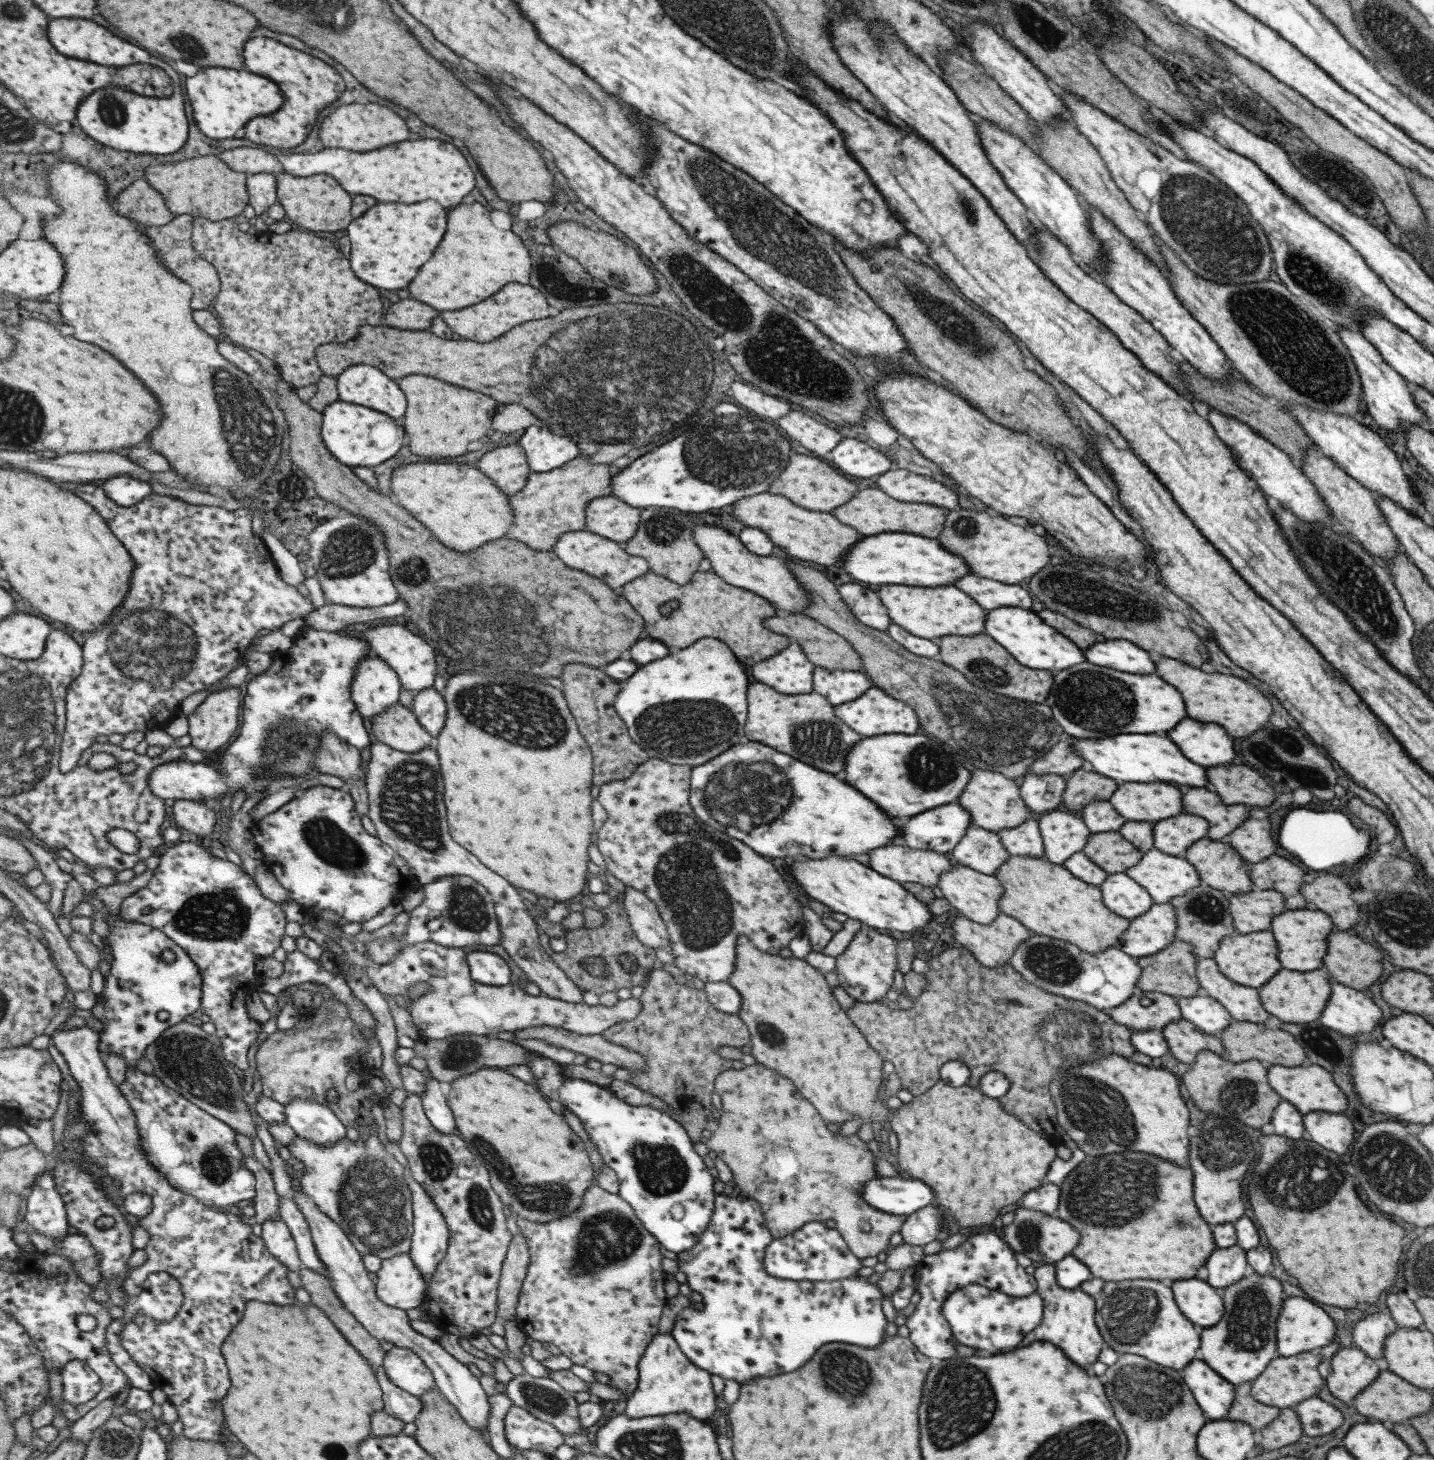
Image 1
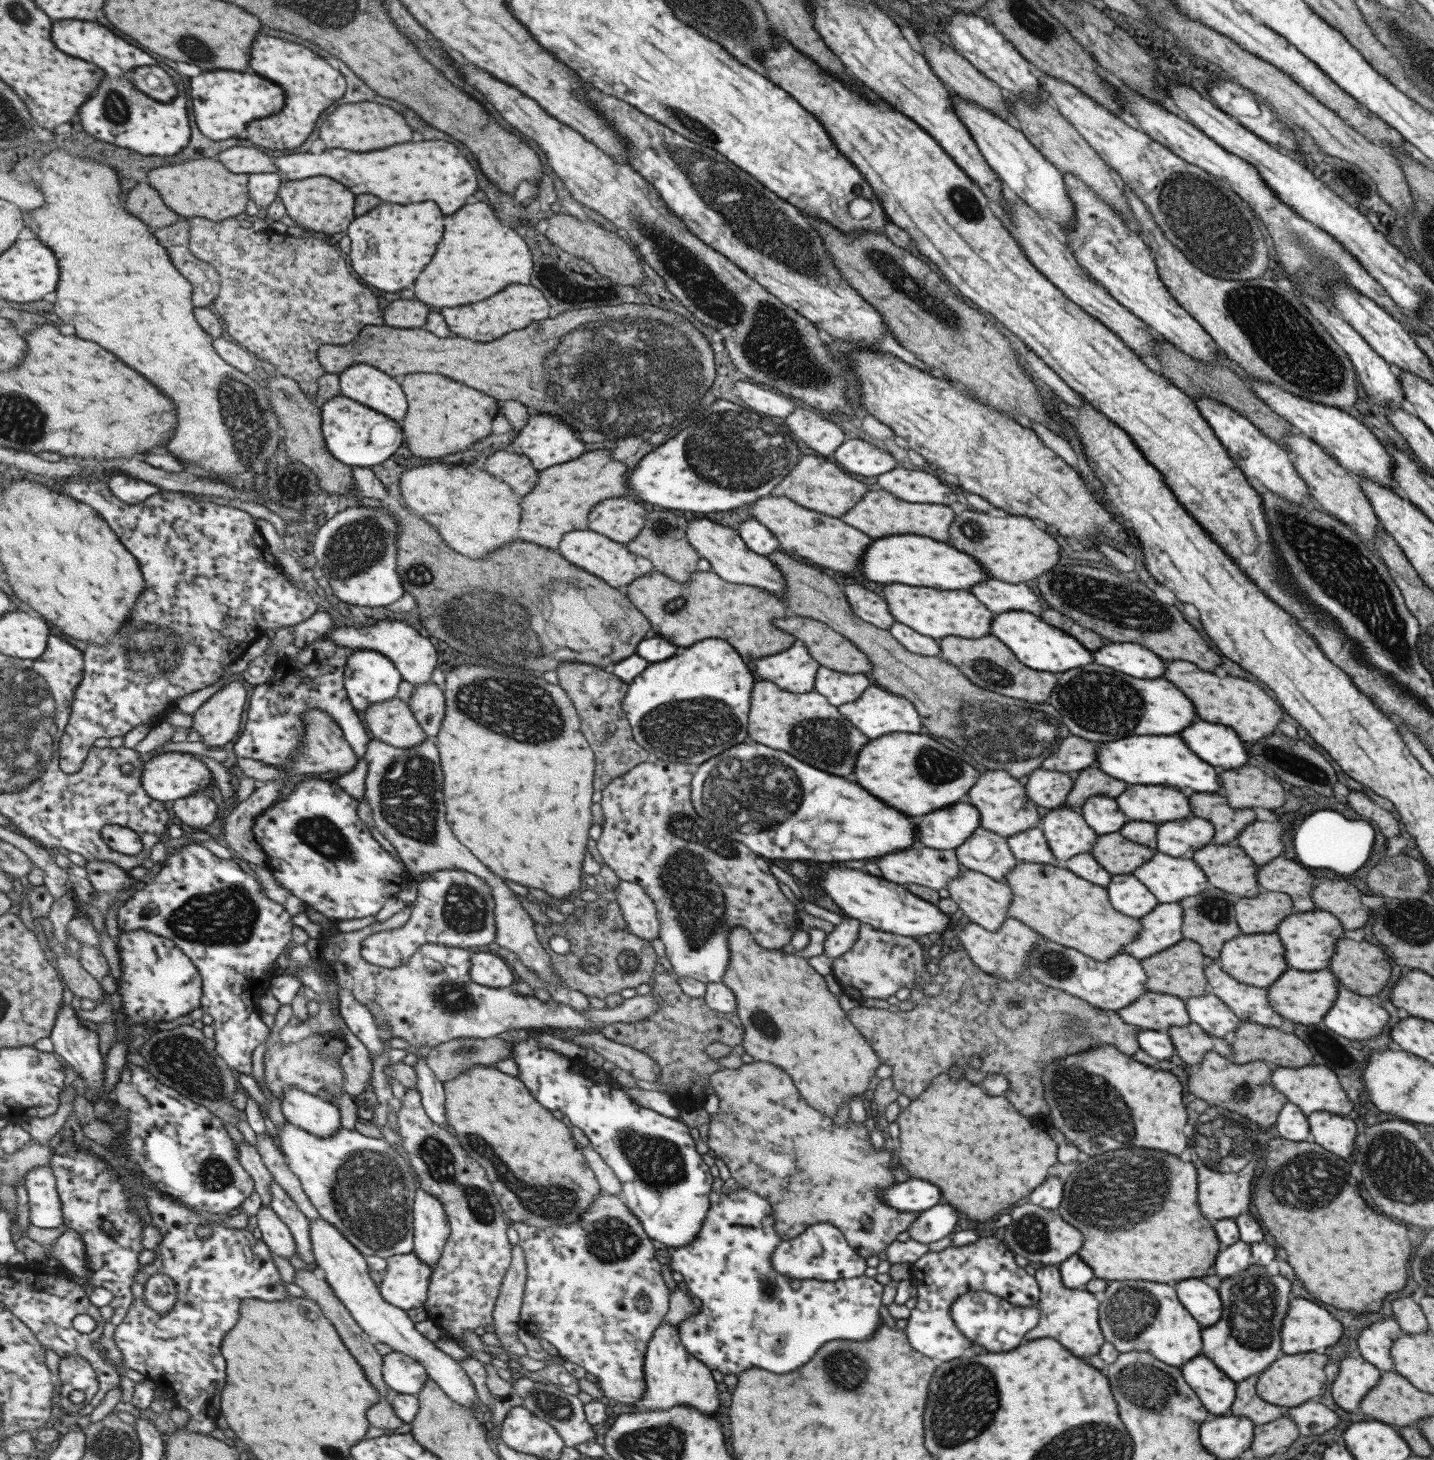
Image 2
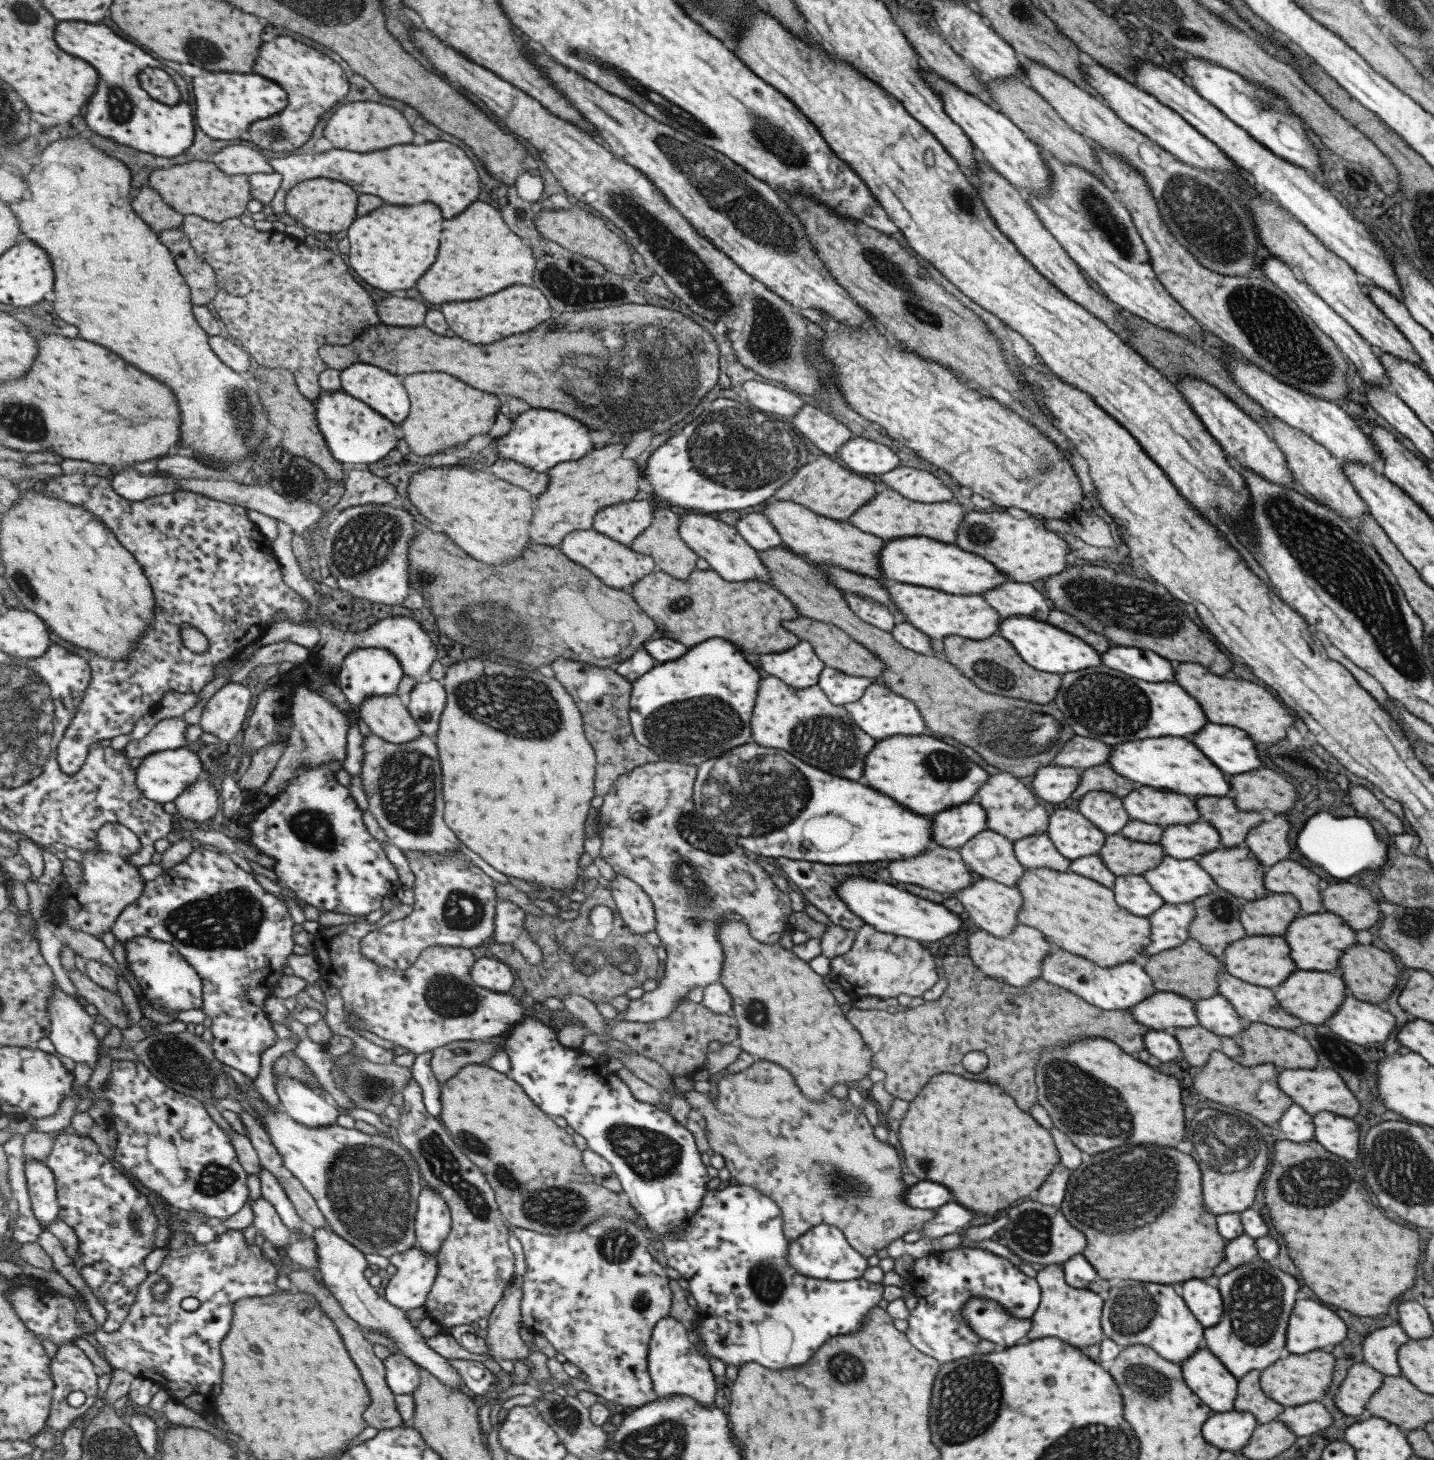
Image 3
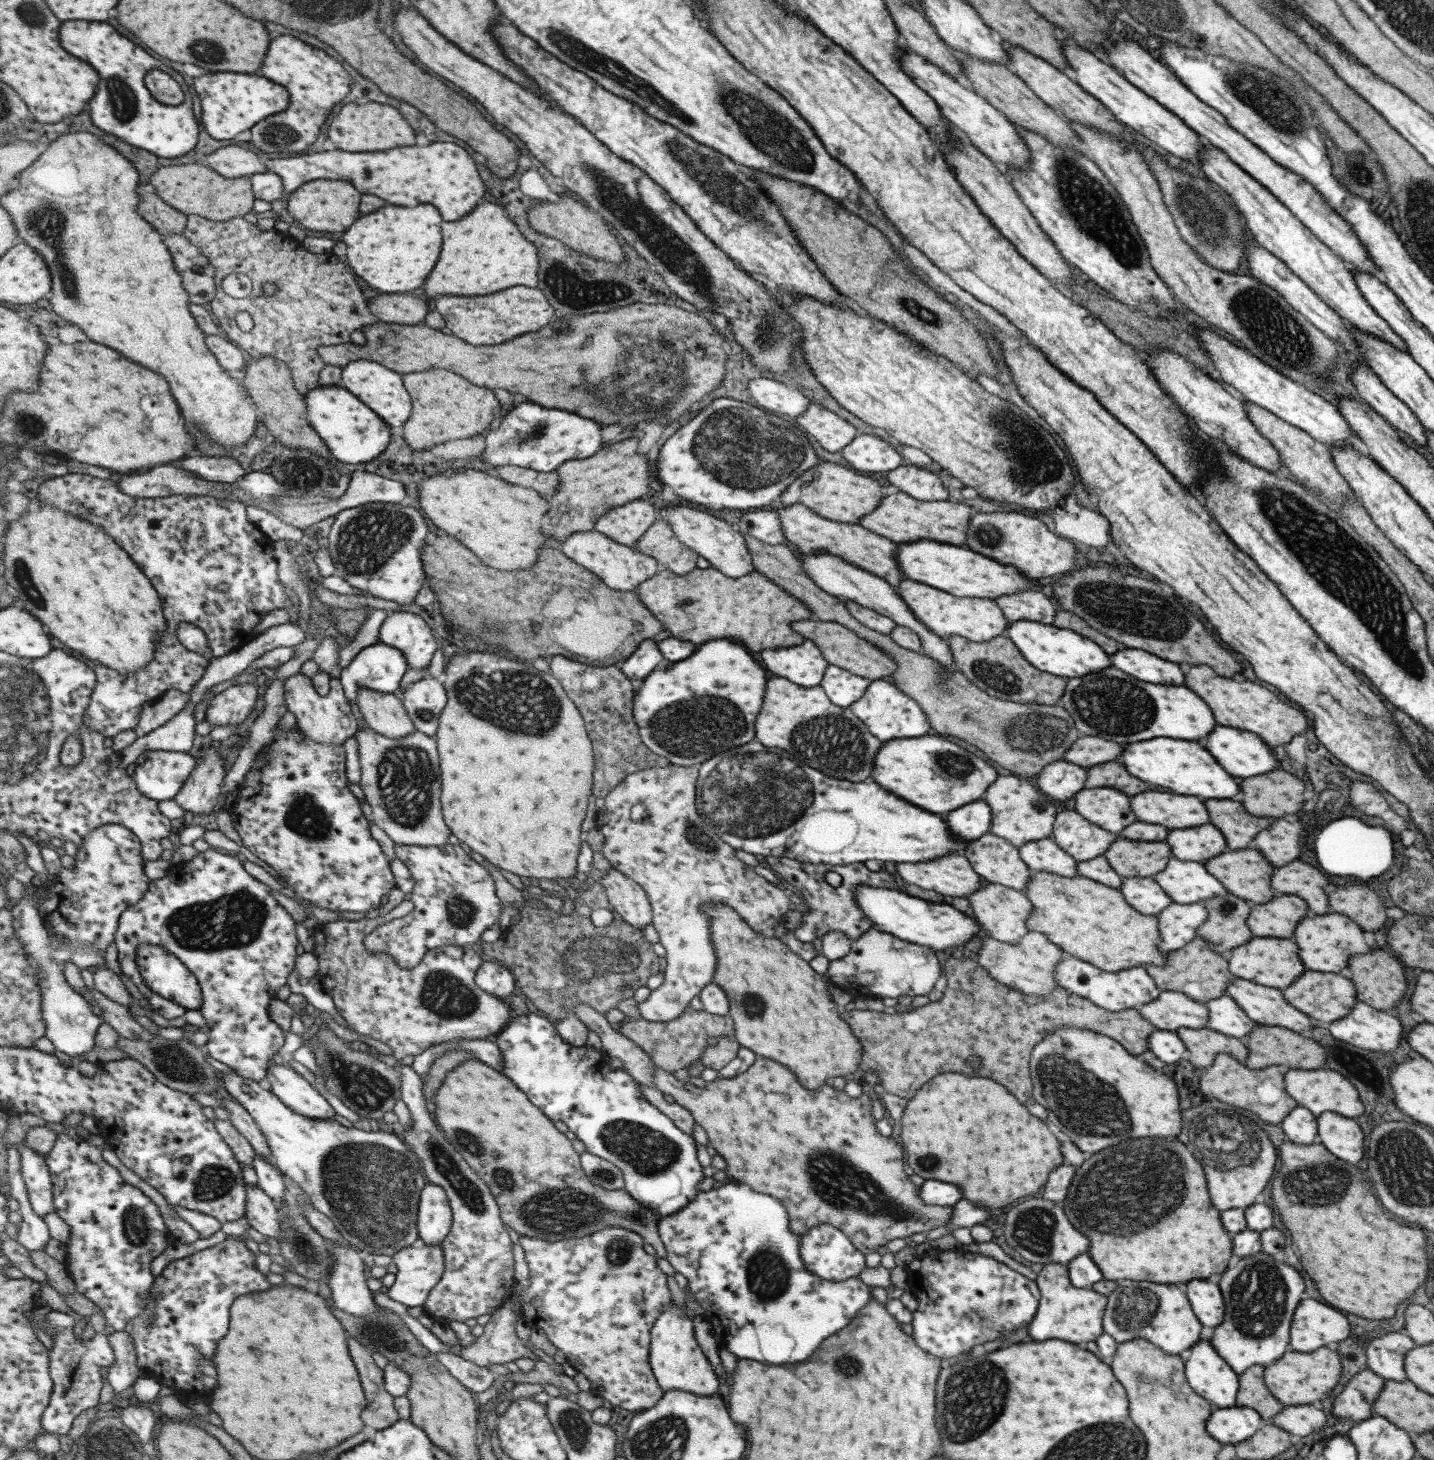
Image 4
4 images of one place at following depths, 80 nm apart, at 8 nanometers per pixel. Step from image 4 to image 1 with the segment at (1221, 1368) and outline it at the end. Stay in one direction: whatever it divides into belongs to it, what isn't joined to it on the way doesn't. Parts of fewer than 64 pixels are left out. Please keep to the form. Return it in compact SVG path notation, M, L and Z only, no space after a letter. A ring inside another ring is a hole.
M1199 1358L1186 1364L1181 1375L1207 1420L1223 1419L1234 1399L1234 1384L1222 1379Z

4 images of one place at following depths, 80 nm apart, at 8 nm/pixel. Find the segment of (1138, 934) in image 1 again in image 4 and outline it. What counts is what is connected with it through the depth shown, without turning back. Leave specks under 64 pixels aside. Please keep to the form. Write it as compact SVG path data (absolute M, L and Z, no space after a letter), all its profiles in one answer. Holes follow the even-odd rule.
M1171 903L1156 915L1160 943L1159 952L1167 954L1185 946L1196 937L1197 929L1206 919L1206 912L1201 903Z

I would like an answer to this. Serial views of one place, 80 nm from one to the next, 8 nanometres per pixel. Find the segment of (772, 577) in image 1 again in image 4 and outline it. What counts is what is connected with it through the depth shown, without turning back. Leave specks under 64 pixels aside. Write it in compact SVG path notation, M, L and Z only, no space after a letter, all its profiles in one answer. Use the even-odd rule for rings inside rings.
M672 501L659 505L659 517L664 518L671 525L681 542L698 552L700 556L710 562L711 566L718 568L728 577L739 578L747 575L748 572L755 571L752 557L749 556L747 544L744 543L744 537L741 536L739 529L725 523L725 520L713 516L709 511L694 508L693 504L681 503L673 506L671 503Z

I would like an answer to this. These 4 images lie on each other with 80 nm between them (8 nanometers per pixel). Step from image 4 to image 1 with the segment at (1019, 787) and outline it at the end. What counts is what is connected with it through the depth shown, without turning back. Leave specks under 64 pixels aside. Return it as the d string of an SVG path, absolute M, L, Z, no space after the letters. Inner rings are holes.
M985 769L970 771L969 782L959 796L961 810L967 812L971 825L983 830L997 833L1005 828L1015 828L1032 818L1029 810L1025 808L1023 799L1019 796L1019 789L1013 779L1003 776L1000 772L989 772Z

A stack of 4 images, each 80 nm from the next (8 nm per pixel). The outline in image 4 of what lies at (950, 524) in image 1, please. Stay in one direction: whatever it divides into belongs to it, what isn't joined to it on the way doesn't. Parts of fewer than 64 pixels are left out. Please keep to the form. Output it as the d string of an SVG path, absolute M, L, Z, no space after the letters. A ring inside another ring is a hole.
M973 510L973 512L975 512L975 516L969 520L969 528L967 528L967 538L964 548L981 553L983 556L999 562L999 564L1011 565L1028 579L1037 580L1039 578L1047 578L1047 576L1061 576L1081 564L1079 554L1077 554L1073 543L1068 539L1057 537L1054 533L1047 532L1045 524L1039 522L1039 520L1035 520L1034 517L1022 515L1017 511L994 511L983 514L977 514L977 510Z

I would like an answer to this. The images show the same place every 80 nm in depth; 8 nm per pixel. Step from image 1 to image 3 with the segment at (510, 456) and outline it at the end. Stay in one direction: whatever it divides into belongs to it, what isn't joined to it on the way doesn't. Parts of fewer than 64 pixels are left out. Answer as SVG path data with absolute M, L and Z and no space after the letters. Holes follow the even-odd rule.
M497 458L490 468L492 474L511 484L526 488L534 495L545 494L549 488L549 476L547 473L537 472L524 464L508 458Z

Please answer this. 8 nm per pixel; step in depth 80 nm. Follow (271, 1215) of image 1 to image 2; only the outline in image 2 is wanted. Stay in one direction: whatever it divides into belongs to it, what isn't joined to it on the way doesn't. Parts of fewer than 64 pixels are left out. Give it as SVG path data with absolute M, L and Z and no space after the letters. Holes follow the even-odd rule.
M239 1143L241 1165L251 1174L253 1180L256 1181L256 1191L261 1196L263 1207L273 1202L271 1195L271 1184L275 1184L275 1178L265 1166L261 1153L256 1146L247 1143Z

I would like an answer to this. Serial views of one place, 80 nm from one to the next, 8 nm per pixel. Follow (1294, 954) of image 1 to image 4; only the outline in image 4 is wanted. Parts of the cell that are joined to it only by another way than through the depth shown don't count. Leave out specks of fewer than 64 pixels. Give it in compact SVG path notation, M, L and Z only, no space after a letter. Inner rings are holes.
M1325 914L1325 916L1301 920L1301 924L1297 924L1293 932L1293 942L1299 948L1297 954L1303 960L1305 968L1317 970L1317 972L1339 973L1339 970L1347 968L1349 956L1369 952L1369 946L1363 940L1361 928L1355 926L1353 920L1347 920L1345 916L1339 916L1339 914Z

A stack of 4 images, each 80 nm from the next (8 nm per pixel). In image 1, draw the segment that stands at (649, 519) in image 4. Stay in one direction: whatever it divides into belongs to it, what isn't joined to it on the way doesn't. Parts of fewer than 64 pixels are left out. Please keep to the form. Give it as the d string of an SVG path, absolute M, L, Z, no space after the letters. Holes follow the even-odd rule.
M611 495L592 500L588 504L586 516L589 531L626 544L637 534L641 512L639 508Z

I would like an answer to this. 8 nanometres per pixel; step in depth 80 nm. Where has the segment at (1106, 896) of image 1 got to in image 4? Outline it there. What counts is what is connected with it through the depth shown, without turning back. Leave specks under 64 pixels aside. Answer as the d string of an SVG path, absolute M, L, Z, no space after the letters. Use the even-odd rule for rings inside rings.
M1122 877L1118 889L1125 902L1142 915L1157 915L1172 903L1151 877Z

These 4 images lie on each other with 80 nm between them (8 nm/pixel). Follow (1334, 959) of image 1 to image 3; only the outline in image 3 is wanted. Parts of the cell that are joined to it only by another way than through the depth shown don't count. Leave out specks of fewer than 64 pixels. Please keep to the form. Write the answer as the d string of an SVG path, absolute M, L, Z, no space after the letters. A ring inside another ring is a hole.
M1359 944L1345 950L1345 954L1339 958L1339 970L1343 972L1337 974L1343 974L1344 985L1354 997L1357 996L1359 1000L1380 1006L1383 1006L1393 992L1400 973L1395 962L1391 960L1391 954L1373 946L1359 946Z

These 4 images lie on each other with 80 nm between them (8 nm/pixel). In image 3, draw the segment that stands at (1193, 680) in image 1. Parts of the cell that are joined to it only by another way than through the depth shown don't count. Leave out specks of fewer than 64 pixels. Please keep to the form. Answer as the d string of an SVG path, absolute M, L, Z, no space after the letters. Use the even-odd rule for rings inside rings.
M1179 664L1175 668L1175 680L1189 696L1197 700L1209 722L1235 726L1246 732L1251 740L1255 740L1255 744L1275 744L1286 739L1285 730L1295 720L1295 715L1261 686L1247 680L1227 680L1213 676L1199 664Z

